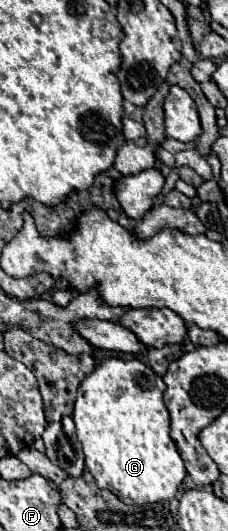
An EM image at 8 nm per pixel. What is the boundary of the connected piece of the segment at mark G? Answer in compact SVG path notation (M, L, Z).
M115 356L99 362L95 370L81 382L81 396L77 392L73 420L77 426L77 438L83 444L85 466L97 480L99 488L107 488L115 496L131 500L135 504L165 502L175 498L187 472L177 446L169 436L169 412L163 402L165 388L167 386L163 378L157 376L141 360L121 360Z

